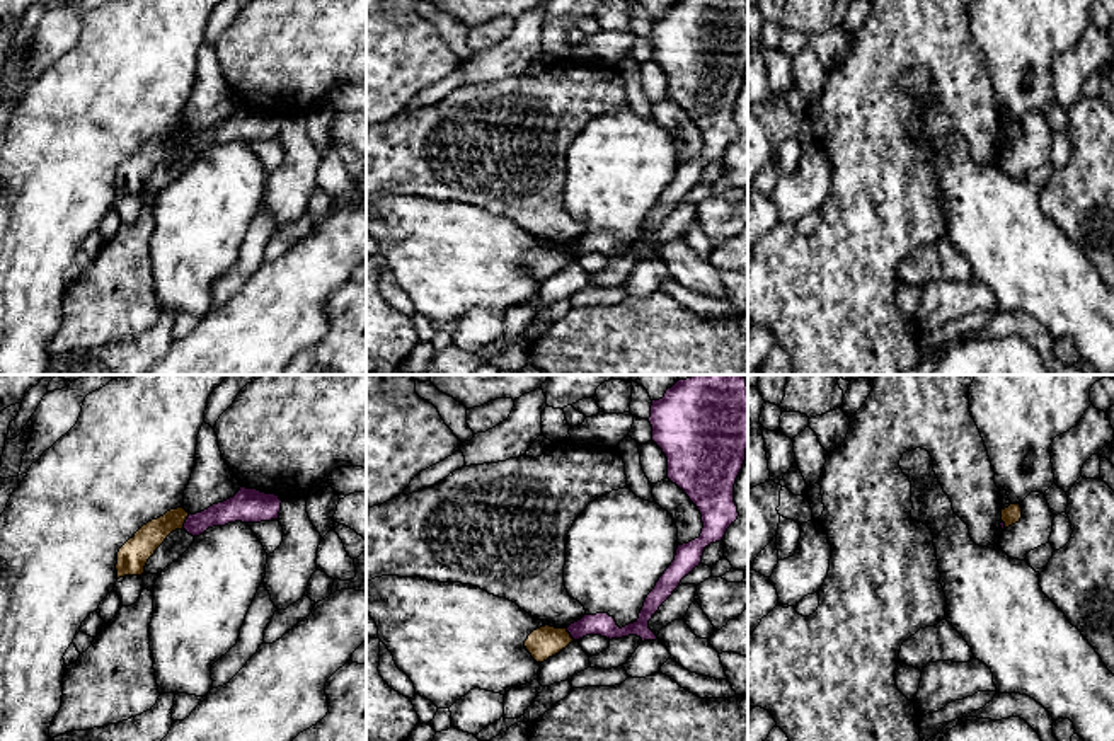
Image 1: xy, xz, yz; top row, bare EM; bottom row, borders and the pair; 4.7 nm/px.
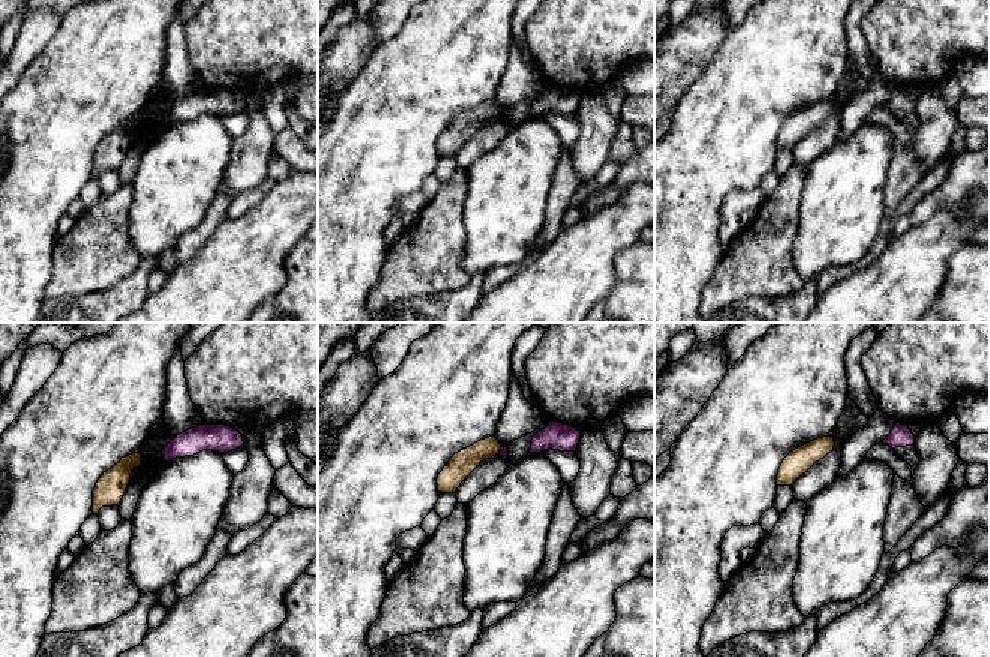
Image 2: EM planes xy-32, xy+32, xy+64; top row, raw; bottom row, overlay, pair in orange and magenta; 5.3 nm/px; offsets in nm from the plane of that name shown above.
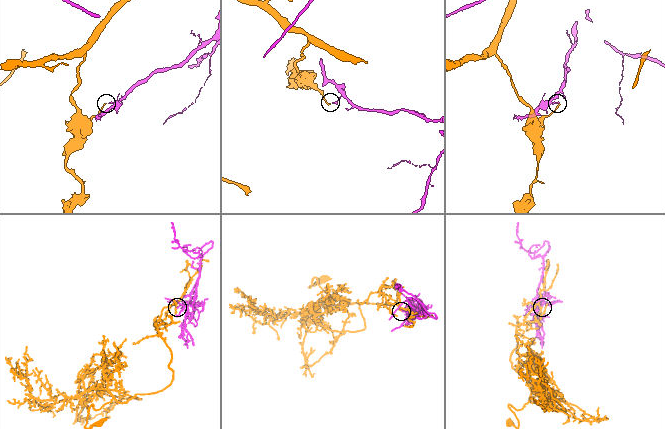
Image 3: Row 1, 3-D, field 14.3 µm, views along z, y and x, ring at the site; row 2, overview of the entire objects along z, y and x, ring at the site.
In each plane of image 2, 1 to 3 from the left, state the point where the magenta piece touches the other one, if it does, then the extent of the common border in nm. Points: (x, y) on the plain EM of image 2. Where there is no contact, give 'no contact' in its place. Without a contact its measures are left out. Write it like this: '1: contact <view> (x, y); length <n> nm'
1: no contact
2: contact xy+32 (500, 113); length 40 nm
3: no contact

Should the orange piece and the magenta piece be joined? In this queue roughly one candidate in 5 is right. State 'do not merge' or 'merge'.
do not merge

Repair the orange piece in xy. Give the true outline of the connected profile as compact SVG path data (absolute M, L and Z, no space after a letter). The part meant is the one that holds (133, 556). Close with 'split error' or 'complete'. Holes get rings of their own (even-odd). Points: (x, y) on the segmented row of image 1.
M177 508L143 525L118 552L118 579L143 576L148 559L172 531L184 530L187 516L184 508Z; complete

